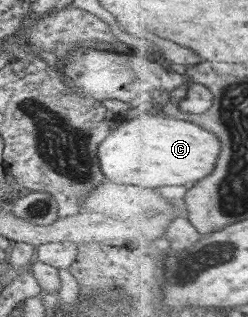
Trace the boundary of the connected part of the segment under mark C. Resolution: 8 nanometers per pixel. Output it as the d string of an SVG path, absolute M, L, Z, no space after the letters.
M138 115L118 125L106 141L96 147L96 157L102 175L112 183L166 187L196 183L208 177L217 168L222 151L220 139L200 125L166 115Z

